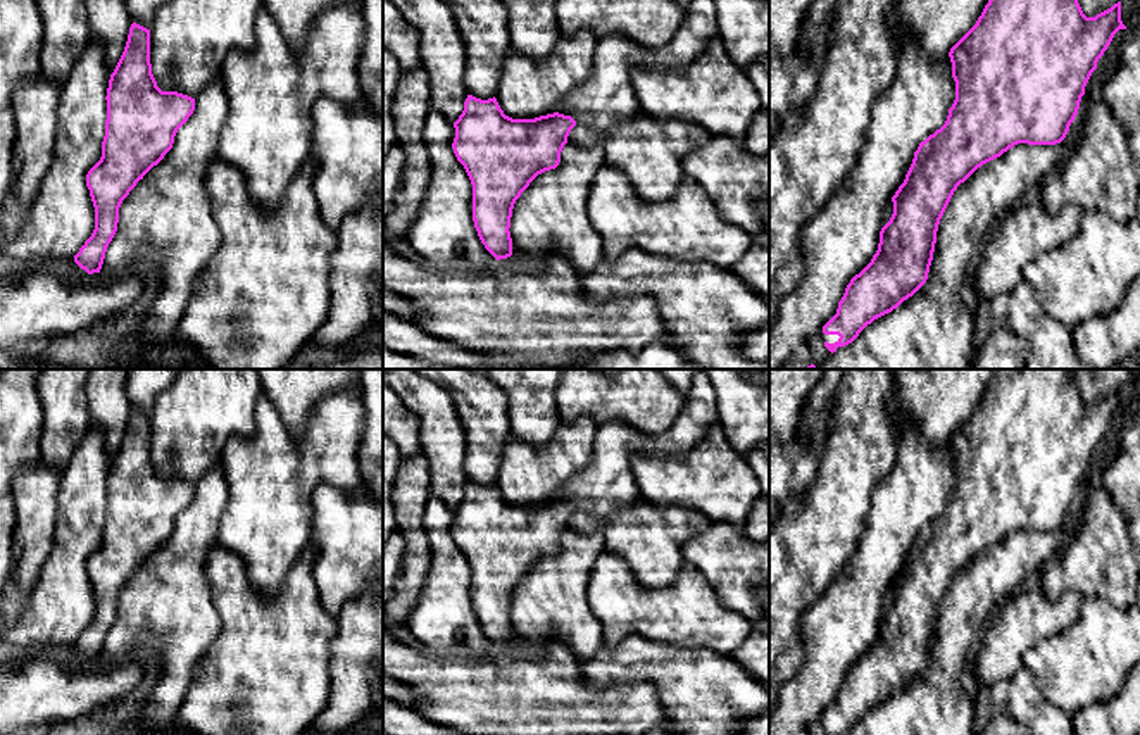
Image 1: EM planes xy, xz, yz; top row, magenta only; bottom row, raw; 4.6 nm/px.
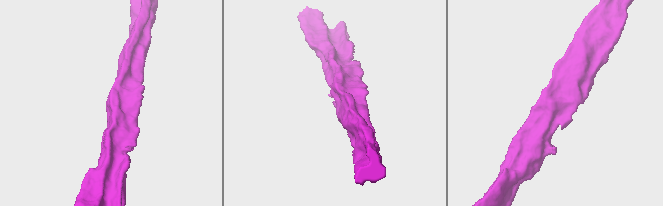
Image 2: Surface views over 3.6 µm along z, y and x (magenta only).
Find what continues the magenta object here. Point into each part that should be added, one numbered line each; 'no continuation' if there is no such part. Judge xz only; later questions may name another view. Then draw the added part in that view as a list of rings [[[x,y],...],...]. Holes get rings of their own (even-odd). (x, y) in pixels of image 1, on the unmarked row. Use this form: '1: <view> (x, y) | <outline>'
1: xz (604, 487) | [[[698,371],[683,411],[666,433],[648,437],[624,423],[598,424],[592,464],[573,476],[557,499],[571,502],[578,512],[611,516],[640,497],[631,466],[635,455],[669,459],[688,452],[716,421],[712,385]]]

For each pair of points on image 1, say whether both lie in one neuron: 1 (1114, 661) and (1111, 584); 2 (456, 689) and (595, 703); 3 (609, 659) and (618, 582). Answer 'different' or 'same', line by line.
1: different
2: same
3: different

